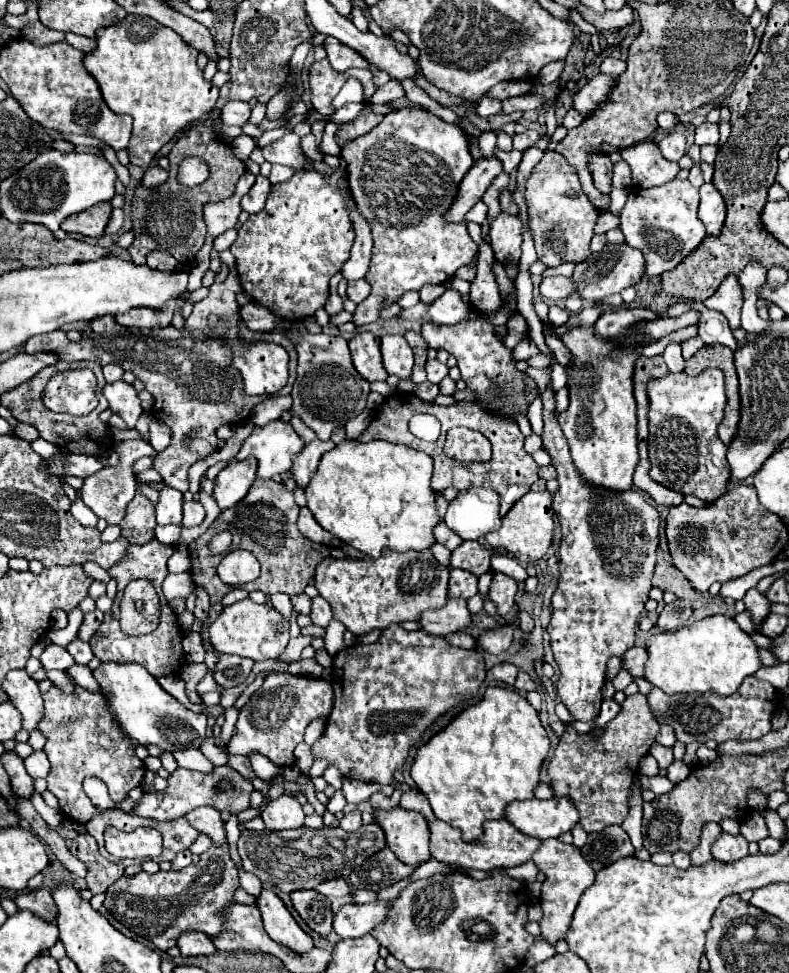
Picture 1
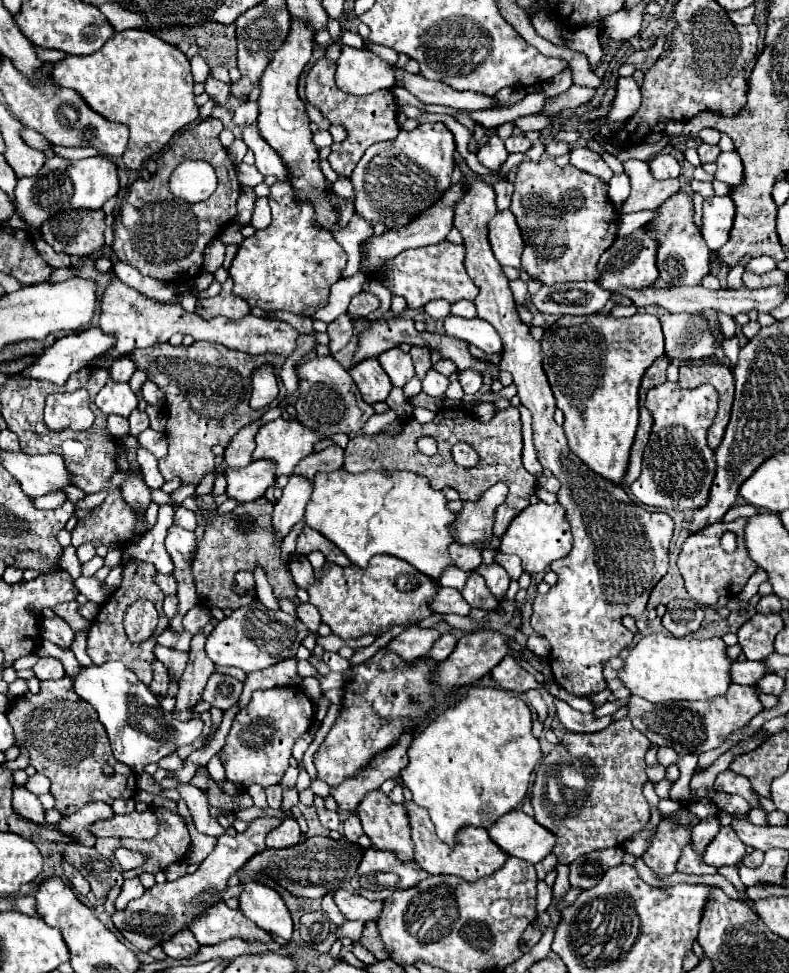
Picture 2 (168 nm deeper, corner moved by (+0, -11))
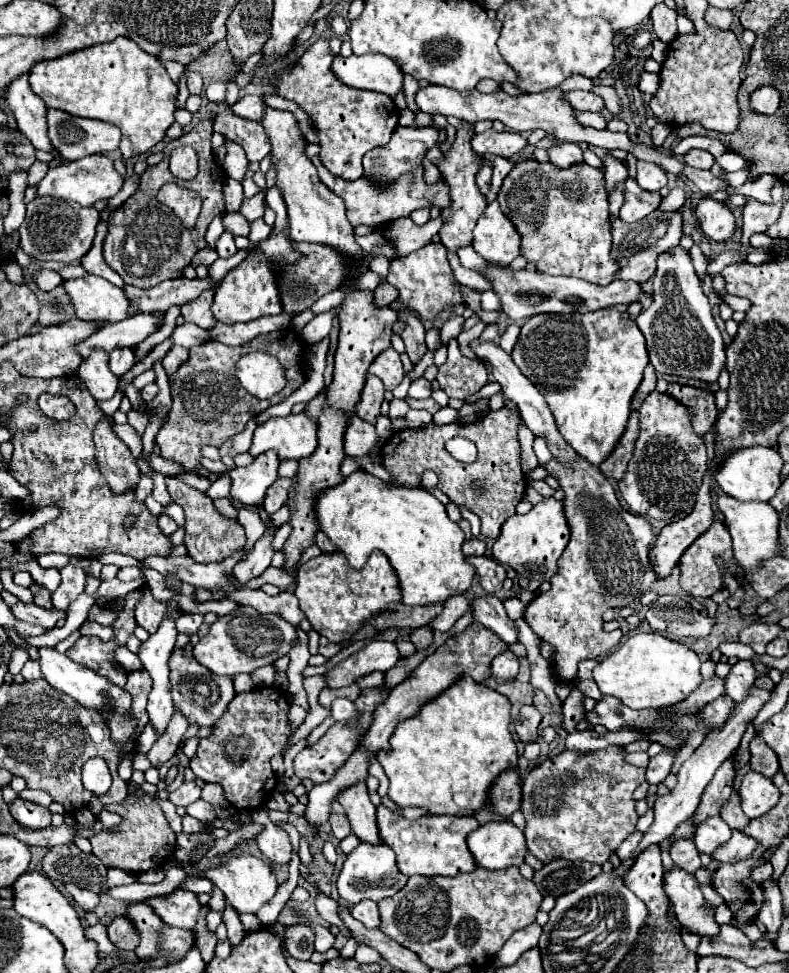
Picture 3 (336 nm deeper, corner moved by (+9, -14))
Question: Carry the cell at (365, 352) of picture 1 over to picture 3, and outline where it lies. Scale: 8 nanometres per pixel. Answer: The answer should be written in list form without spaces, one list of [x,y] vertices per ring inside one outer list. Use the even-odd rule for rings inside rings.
[[[367,375],[367,383],[357,403],[357,417],[365,419],[367,423],[375,423],[375,419],[379,417],[379,407],[383,403],[383,393],[385,389],[381,387],[381,379]]]

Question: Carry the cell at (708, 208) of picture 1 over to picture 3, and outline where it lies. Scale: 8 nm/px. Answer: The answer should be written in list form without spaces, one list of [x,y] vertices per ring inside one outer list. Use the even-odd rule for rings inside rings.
[[[705,197],[699,201],[695,215],[697,215],[697,223],[701,231],[711,241],[727,241],[733,237],[737,229],[735,215],[731,213],[731,209],[725,203],[719,203],[711,197]]]

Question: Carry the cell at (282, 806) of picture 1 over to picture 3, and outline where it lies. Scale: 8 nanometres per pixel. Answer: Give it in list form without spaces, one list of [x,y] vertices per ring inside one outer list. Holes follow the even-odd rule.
[[[261,806],[251,812],[252,820],[264,825],[263,831],[257,837],[257,845],[267,859],[271,859],[279,867],[285,867],[291,861],[293,849],[287,833],[277,825],[273,825],[268,817],[268,811],[267,806]]]

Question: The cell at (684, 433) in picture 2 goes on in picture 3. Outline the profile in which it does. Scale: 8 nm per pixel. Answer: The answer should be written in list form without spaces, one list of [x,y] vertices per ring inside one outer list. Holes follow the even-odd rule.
[[[653,391],[639,409],[639,437],[627,471],[619,481],[621,497],[633,513],[667,521],[693,509],[705,471],[707,449],[703,437],[697,437],[691,427],[689,409],[667,393]]]

